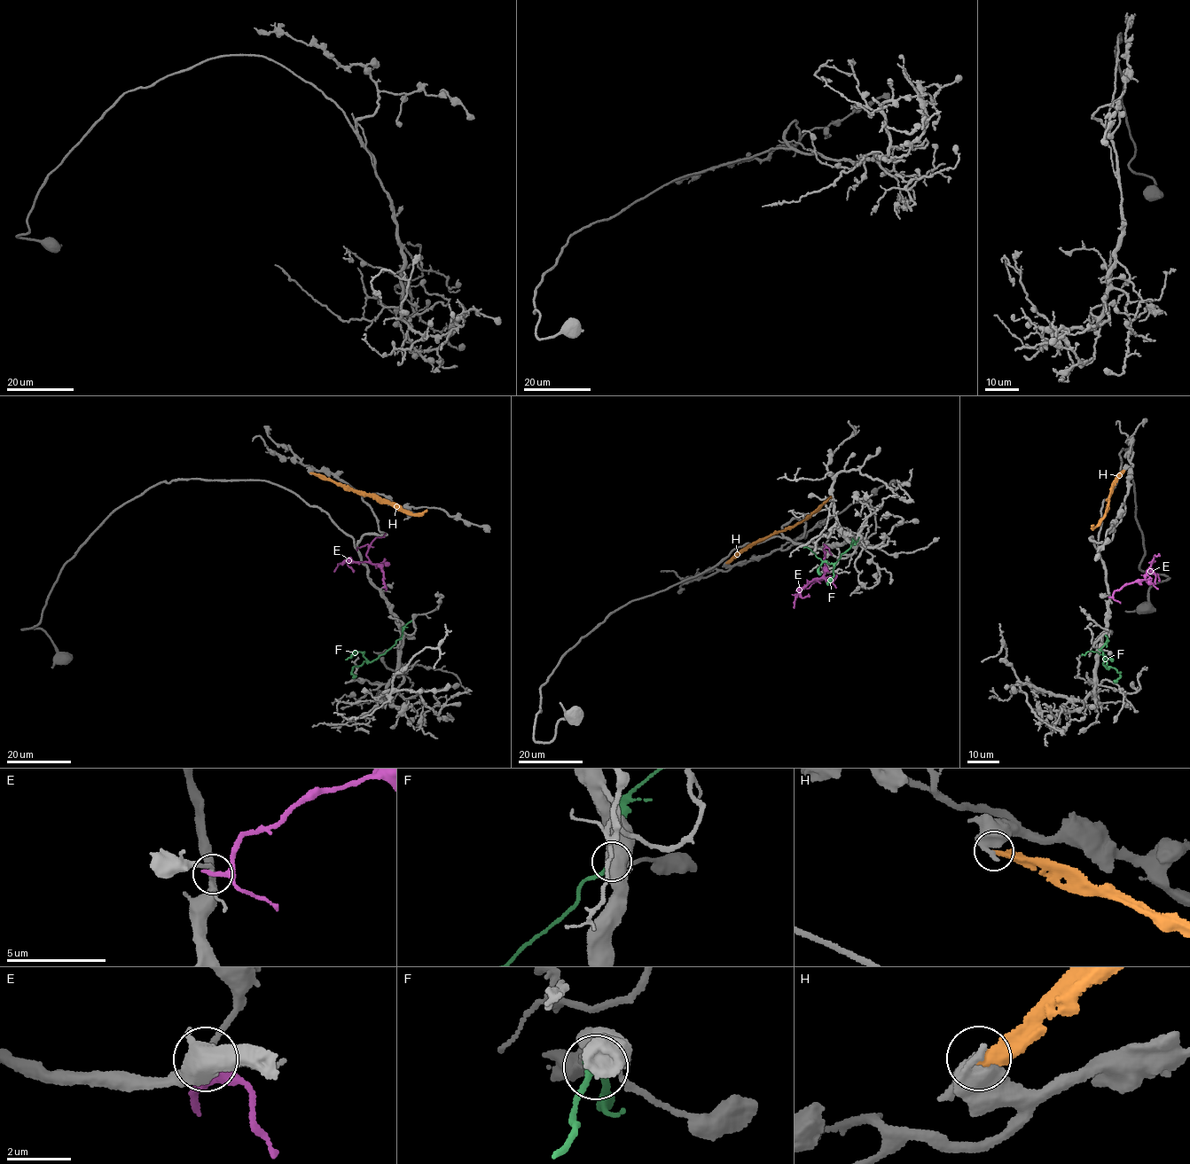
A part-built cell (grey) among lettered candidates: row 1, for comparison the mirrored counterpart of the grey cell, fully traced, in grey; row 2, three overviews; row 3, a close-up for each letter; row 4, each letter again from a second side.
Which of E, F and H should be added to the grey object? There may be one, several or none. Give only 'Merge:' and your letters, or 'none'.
Merge: none

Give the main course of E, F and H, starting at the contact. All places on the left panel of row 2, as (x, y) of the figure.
E: (383, 587), (383, 574), (378, 565), (347, 560), (338, 565), (333, 572)
F: (401, 637), (369, 661), (356, 651), (345, 660)
H: (310, 472), (354, 491), (395, 503), (409, 512), (418, 514), (427, 511)

